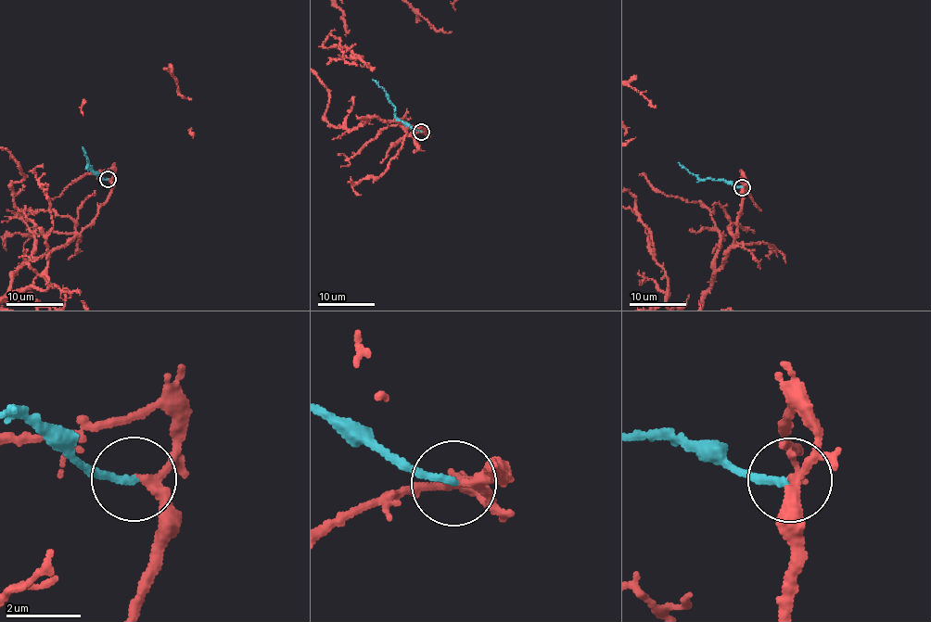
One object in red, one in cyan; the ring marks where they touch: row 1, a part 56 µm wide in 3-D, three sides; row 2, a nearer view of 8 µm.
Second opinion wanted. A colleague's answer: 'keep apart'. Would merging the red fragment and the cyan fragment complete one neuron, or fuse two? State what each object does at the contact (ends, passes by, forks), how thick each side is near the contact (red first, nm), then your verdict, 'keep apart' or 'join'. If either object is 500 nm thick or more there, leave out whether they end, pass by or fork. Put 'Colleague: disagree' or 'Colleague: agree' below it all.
red passes by; cyan ends there; 180 nm thick on the red side, 190 nm on the other; join
Colleague: disagree

